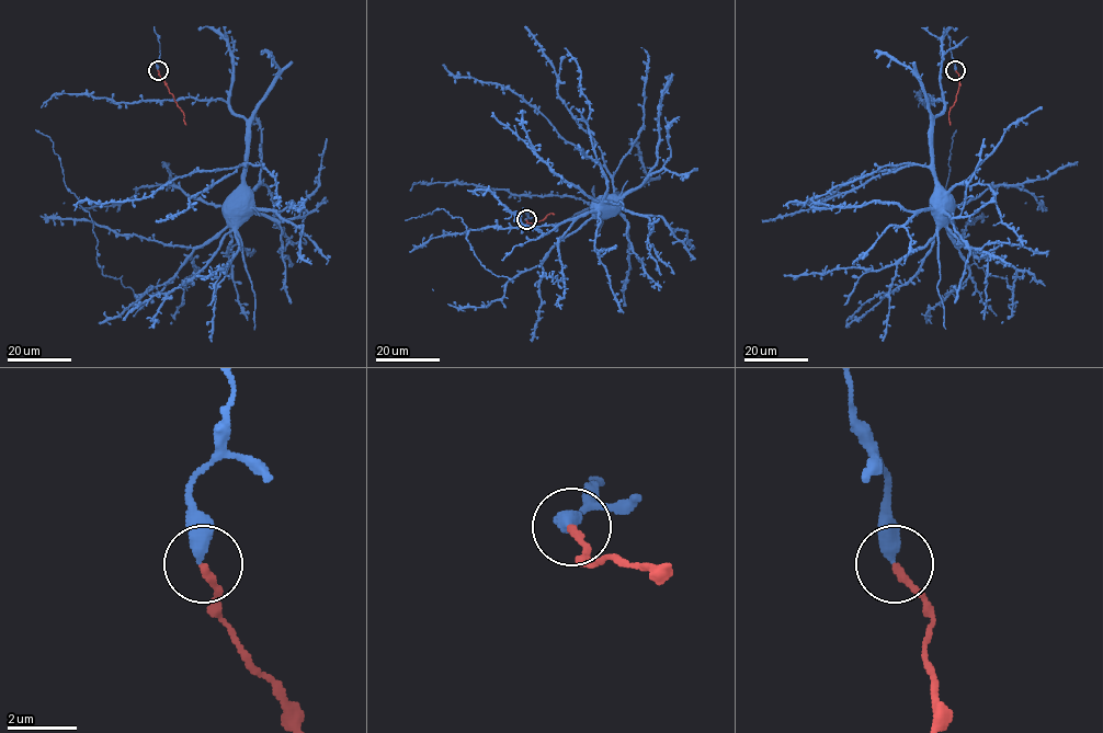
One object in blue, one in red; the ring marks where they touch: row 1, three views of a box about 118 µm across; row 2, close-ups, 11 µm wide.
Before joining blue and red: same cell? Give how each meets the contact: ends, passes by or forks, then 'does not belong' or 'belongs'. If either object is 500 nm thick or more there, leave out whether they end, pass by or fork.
blue ends | red ends | belongs

